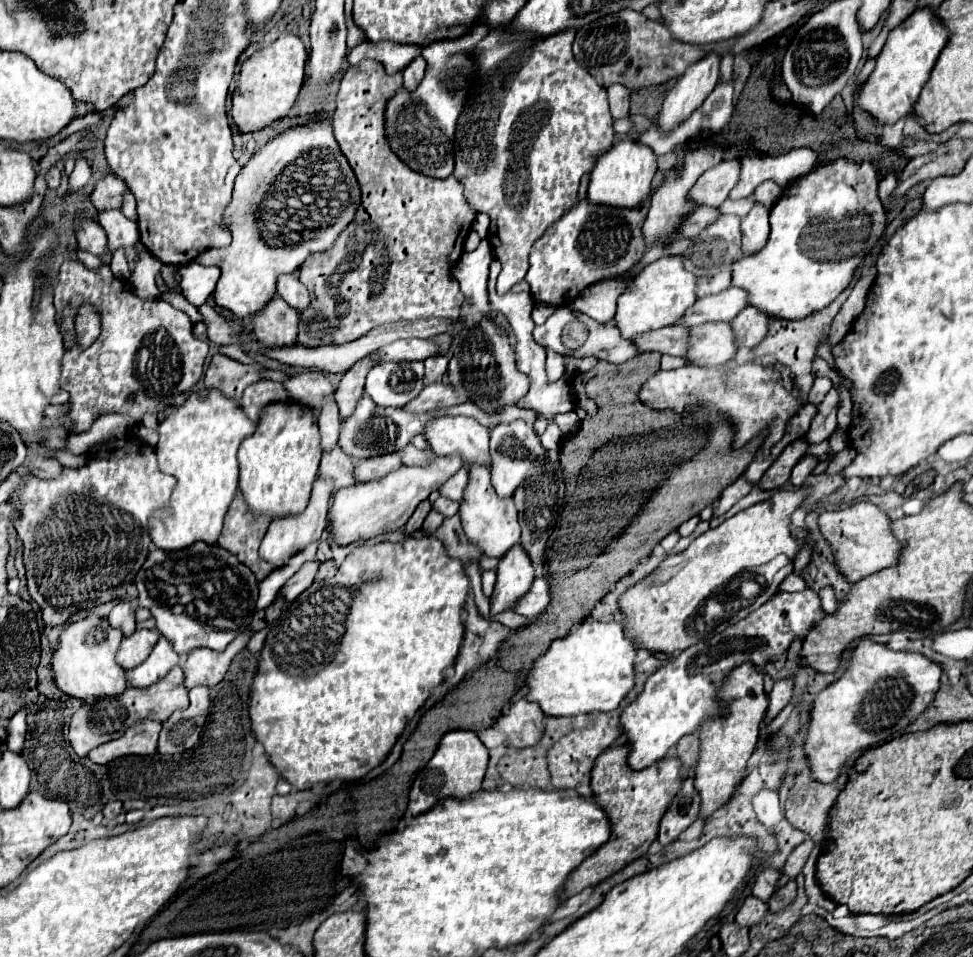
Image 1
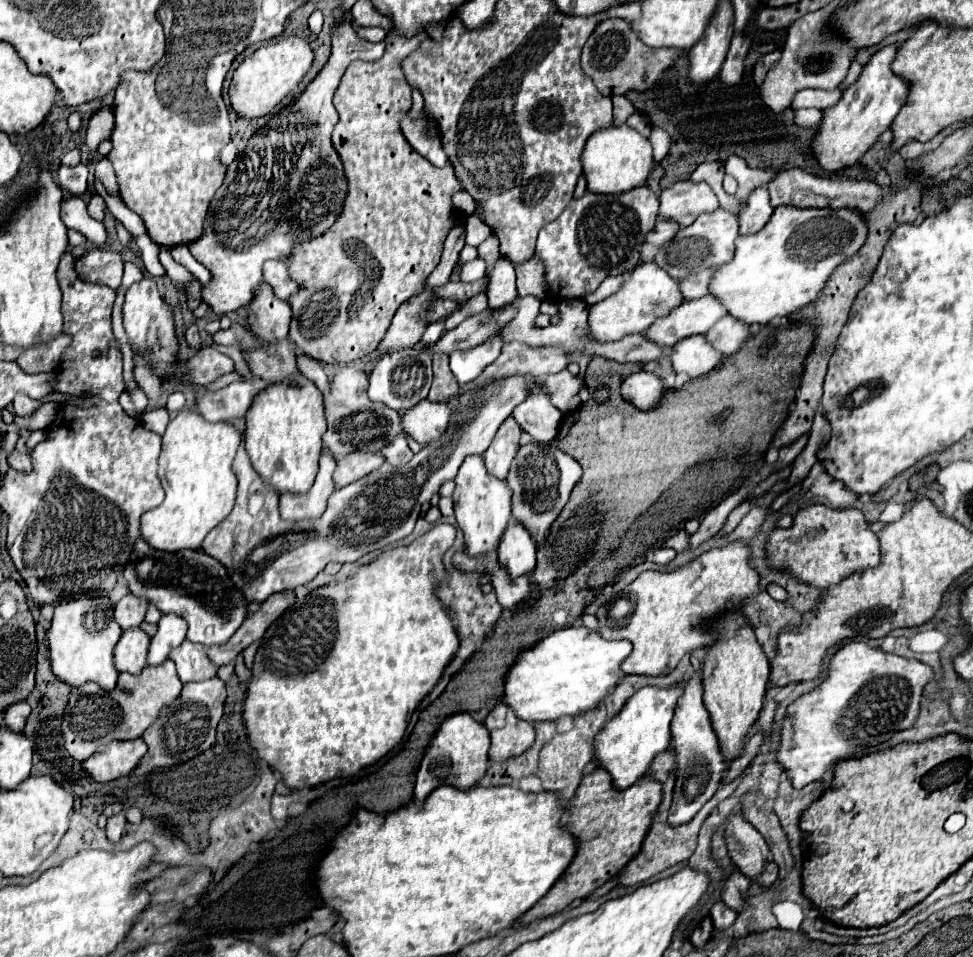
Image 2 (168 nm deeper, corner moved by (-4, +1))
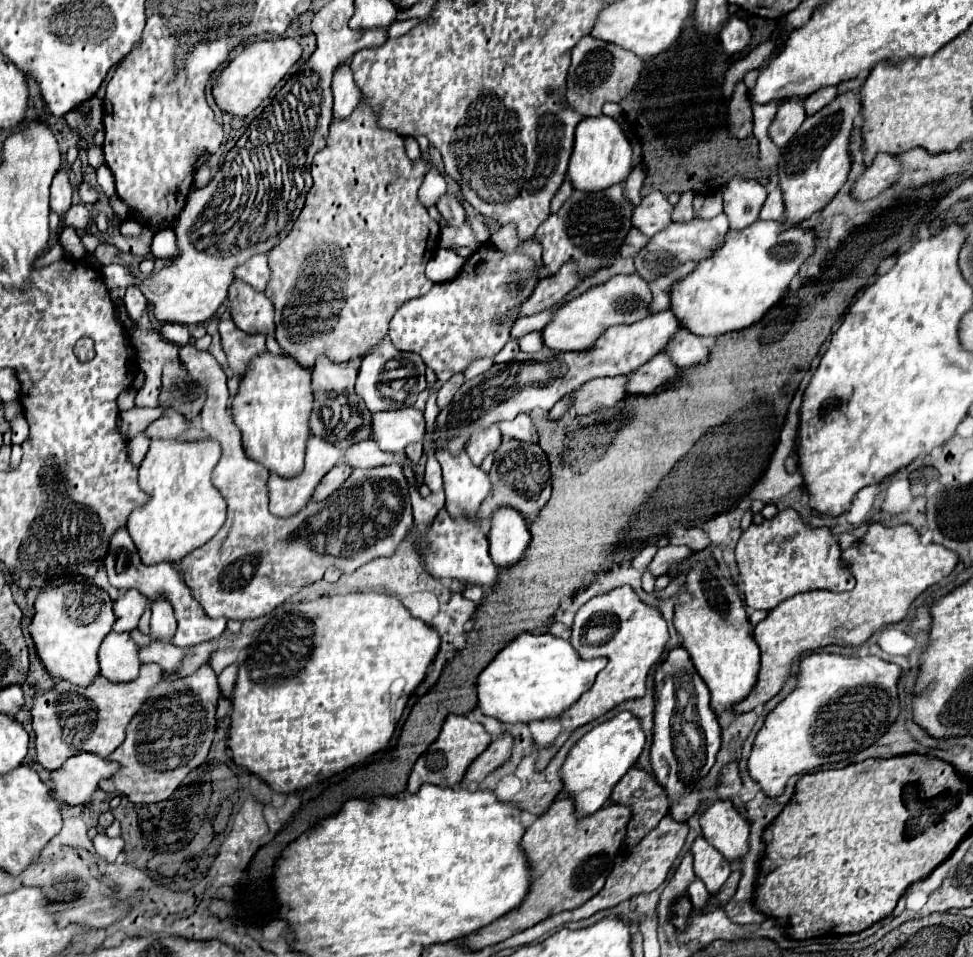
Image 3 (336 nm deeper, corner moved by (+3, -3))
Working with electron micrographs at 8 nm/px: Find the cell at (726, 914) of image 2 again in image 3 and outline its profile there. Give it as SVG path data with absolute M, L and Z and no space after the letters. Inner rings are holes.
M693 881L691 887L689 887L689 897L691 897L691 901L693 901L695 913L703 913L703 909L709 905L711 893L705 889L705 885L703 885L701 881Z

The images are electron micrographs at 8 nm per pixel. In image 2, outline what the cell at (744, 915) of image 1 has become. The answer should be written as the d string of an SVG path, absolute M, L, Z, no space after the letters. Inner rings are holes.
M732 871L730 877L726 879L724 883L724 889L722 889L722 901L732 907L732 909L742 909L744 905L744 893L748 891L750 887L750 881L740 873L740 871Z

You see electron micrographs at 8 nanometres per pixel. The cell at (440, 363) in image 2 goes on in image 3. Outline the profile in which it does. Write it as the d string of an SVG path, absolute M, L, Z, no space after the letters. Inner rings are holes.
M455 373L455 375L439 389L439 393L437 393L437 407L443 409L443 407L453 399L455 391L457 391L461 385L463 385L463 375L461 375L461 373Z

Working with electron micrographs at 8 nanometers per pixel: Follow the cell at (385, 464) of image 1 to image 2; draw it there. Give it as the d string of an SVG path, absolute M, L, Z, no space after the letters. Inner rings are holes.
M348 453L338 461L338 467L334 471L334 483L336 489L350 485L352 481L368 475L372 469L376 469L380 463L384 463L382 455L376 453Z

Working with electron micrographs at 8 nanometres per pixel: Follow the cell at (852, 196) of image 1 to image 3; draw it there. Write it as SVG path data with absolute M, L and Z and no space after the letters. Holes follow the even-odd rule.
M757 219L743 231L729 231L723 245L715 249L713 257L697 263L695 271L687 275L683 281L673 285L671 293L671 309L685 329L697 335L713 335L719 337L729 331L745 329L757 323L787 291L791 279L799 273L801 265L815 253L819 241L819 233L813 229L805 229L801 223L787 227L783 221L761 221Z

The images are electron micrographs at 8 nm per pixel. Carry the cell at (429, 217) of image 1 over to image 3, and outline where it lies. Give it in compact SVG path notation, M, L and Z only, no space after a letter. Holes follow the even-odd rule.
M365 95L347 119L333 119L327 145L311 165L313 187L305 209L289 235L267 253L271 281L265 295L275 305L275 337L301 367L311 371L321 355L333 363L365 357L389 333L389 323L399 305L431 289L433 281L425 277L425 265L439 249L439 223L429 217L417 197L427 171L429 163L425 159L411 161L407 157L399 133L379 125L379 115L367 105Z

